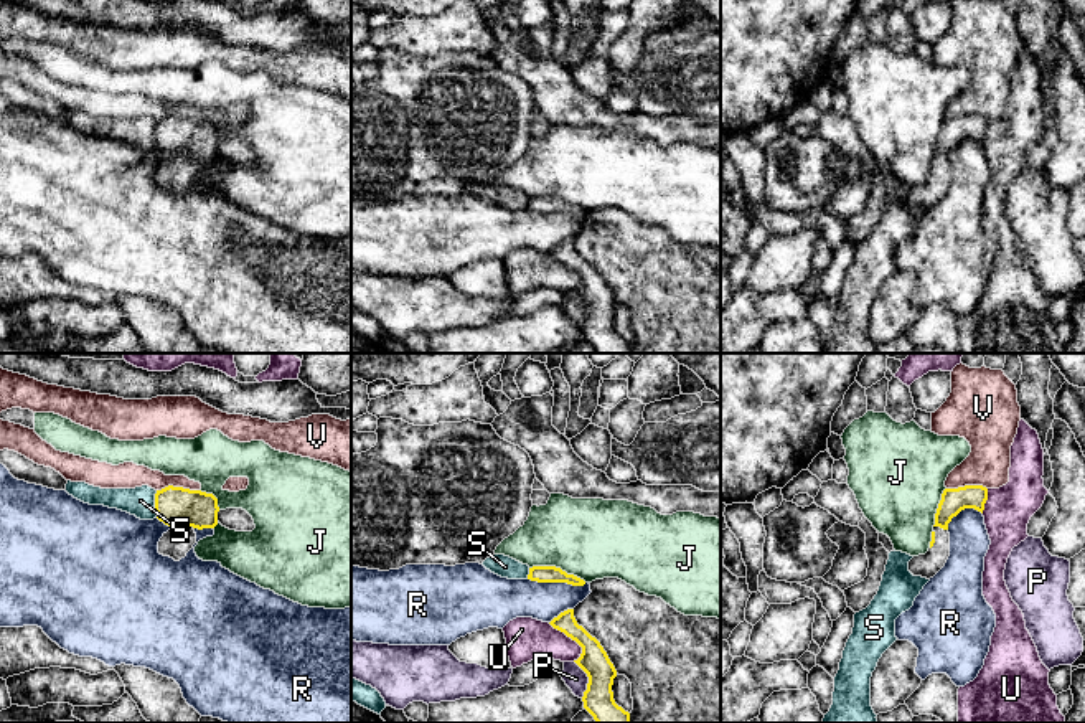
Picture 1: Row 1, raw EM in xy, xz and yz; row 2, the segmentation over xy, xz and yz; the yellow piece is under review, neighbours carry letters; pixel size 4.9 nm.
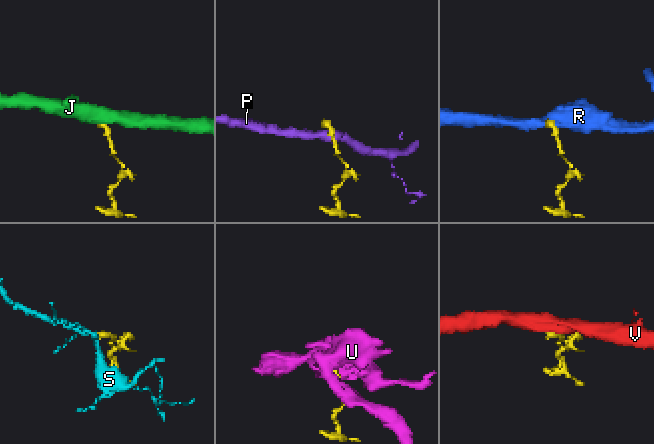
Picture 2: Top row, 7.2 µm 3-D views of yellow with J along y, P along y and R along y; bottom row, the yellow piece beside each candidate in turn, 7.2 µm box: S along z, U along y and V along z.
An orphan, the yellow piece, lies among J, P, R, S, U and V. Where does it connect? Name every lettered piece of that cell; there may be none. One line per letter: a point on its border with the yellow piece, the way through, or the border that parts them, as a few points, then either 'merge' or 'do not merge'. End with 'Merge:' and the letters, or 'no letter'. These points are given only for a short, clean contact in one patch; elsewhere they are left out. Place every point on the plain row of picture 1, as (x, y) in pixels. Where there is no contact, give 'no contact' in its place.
J: meets yellow in xz at (558, 198); border along xz (530, 197), (559, 197), (586, 212); do not merge
P: meets yellow in xz at (589, 309); border along xz (574, 291), (587, 307), (587, 319), (582, 327); do not merge
R: meets yellow in xz at (558, 212); border along xz (528, 208), (573, 215), (586, 213); do not merge
S: meets yellow in xy at (155, 134); border along xy (157, 121), (155, 147); do not merge
U: meets yellow in xz at (571, 268); border along xz (548, 253), (581, 278), (581, 286), (576, 291); do not merge
V: meets yellow in xy at (177, 118); do not merge
Merge: no letter

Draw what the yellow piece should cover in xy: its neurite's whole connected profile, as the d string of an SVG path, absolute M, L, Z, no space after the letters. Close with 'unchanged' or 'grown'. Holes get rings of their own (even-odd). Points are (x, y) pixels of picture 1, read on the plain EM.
M168 116L155 124L157 149L170 157L158 172L158 183L180 191L196 173L195 160L218 155L213 124Z | grown

